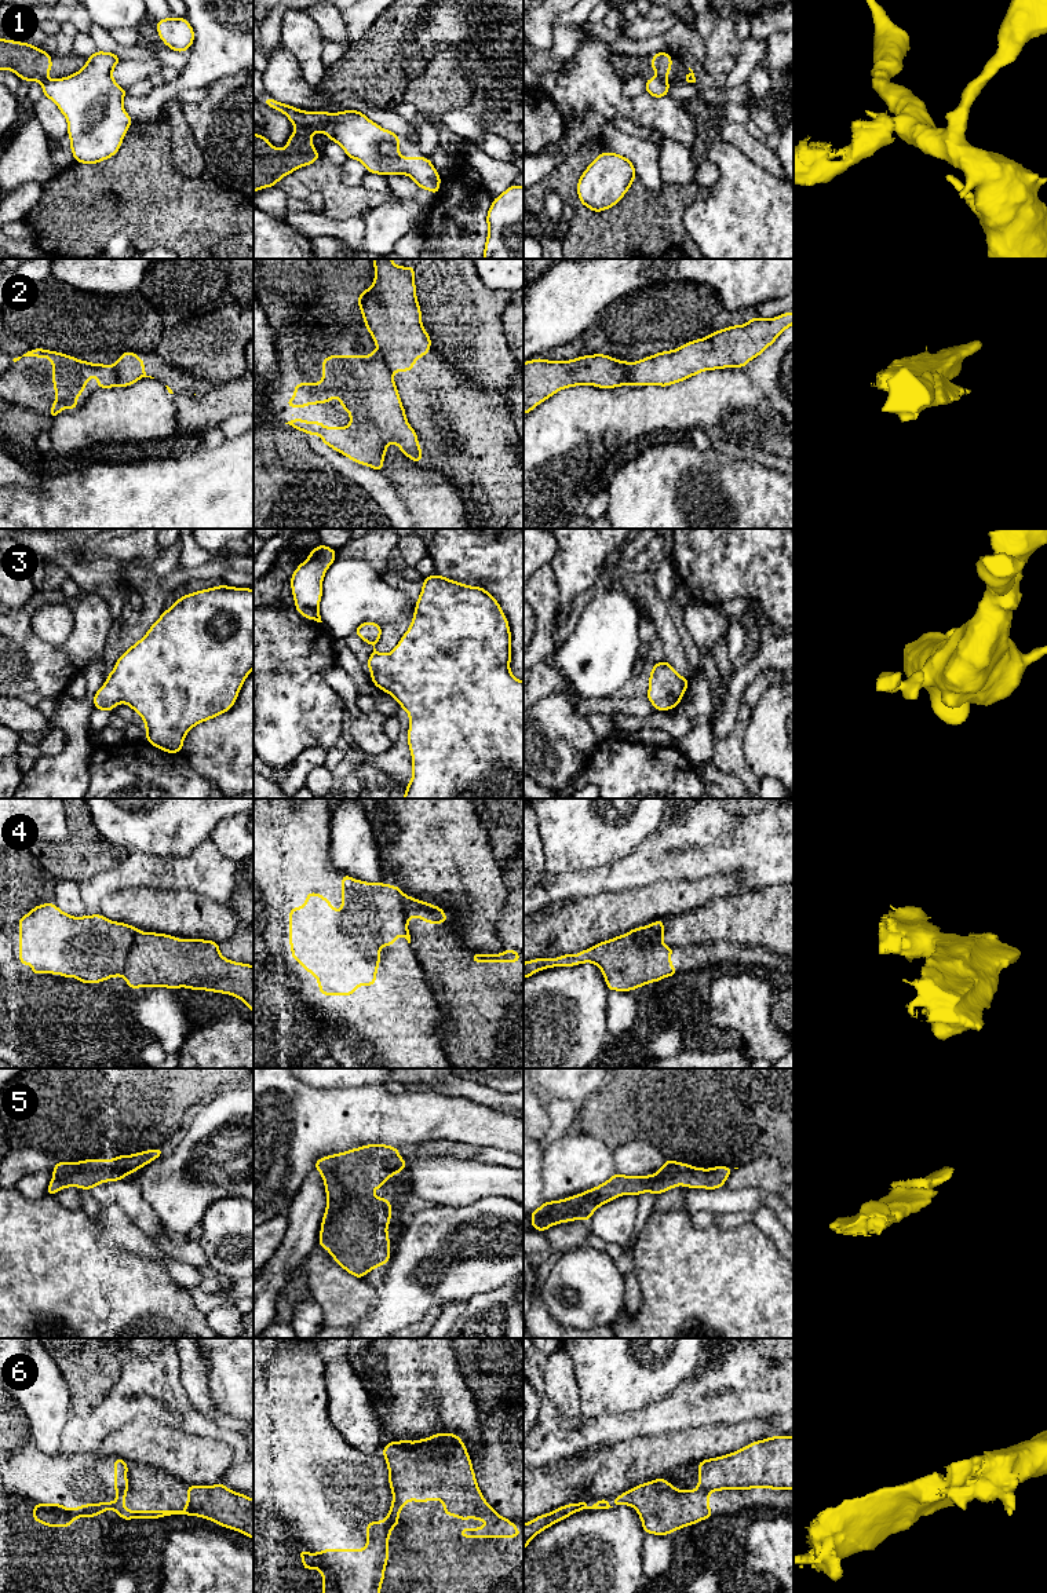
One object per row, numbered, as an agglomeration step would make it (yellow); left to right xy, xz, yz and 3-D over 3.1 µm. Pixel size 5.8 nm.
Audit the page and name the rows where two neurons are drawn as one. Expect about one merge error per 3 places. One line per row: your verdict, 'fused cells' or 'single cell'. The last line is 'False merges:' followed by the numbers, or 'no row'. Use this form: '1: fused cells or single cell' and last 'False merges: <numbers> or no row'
1: fused cells
2: fused cells
3: single cell
4: fused cells
5: single cell
6: fused cells
False merges: 1, 2, 4, 6

